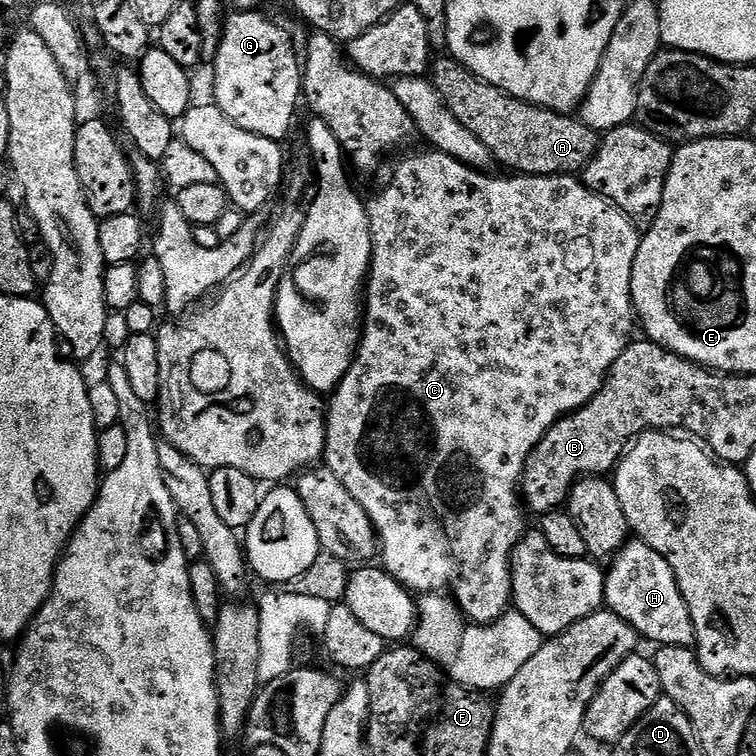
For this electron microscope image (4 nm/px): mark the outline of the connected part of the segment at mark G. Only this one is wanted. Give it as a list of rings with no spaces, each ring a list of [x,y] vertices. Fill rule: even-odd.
[[[233,11],[233,16],[227,17],[222,28],[222,43],[215,57],[216,77],[212,80],[212,92],[216,107],[230,118],[242,130],[250,130],[250,134],[258,134],[262,138],[270,138],[277,142],[292,132],[292,123],[296,120],[296,107],[302,104],[302,60],[296,57],[296,48],[284,28],[279,28],[272,20],[267,20],[263,11],[241,12]]]

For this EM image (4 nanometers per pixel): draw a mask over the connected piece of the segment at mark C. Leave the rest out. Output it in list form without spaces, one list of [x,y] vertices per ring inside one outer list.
[[[427,150],[417,156],[408,156],[396,164],[392,172],[392,181],[377,194],[371,201],[367,201],[368,221],[370,222],[370,234],[372,235],[372,266],[366,281],[366,311],[362,316],[362,339],[360,347],[353,360],[350,370],[342,378],[342,382],[331,393],[326,404],[326,419],[328,421],[328,445],[324,447],[323,463],[334,475],[350,490],[362,510],[370,518],[370,522],[376,527],[376,539],[378,541],[378,560],[385,572],[390,573],[399,584],[416,594],[443,593],[447,590],[452,599],[460,606],[460,611],[468,617],[473,624],[493,624],[498,617],[509,611],[512,604],[512,551],[518,546],[526,531],[524,516],[526,512],[522,504],[520,493],[520,479],[526,466],[526,458],[542,442],[542,438],[563,416],[569,416],[574,410],[586,406],[604,385],[604,379],[608,377],[610,366],[618,362],[622,350],[626,350],[632,336],[632,320],[634,324],[634,309],[632,307],[632,271],[634,270],[634,258],[638,258],[638,246],[640,245],[641,229],[633,224],[631,218],[618,206],[614,206],[605,196],[599,196],[584,185],[583,179],[575,175],[570,176],[521,176],[519,174],[504,174],[508,176],[488,176],[487,171],[471,168],[454,158],[450,158],[444,152]]]

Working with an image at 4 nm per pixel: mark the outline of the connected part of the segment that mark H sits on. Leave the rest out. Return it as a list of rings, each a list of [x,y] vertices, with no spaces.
[[[639,538],[629,539],[612,557],[610,567],[604,577],[604,603],[607,611],[618,614],[618,618],[627,622],[643,639],[645,636],[646,639],[653,640],[653,645],[669,644],[683,648],[692,648],[695,645],[696,631],[690,618],[690,610],[686,606],[686,598],[682,598],[682,590],[678,586],[678,578],[674,578],[674,570],[670,570],[670,562],[666,562],[666,558],[658,554],[658,550]]]

